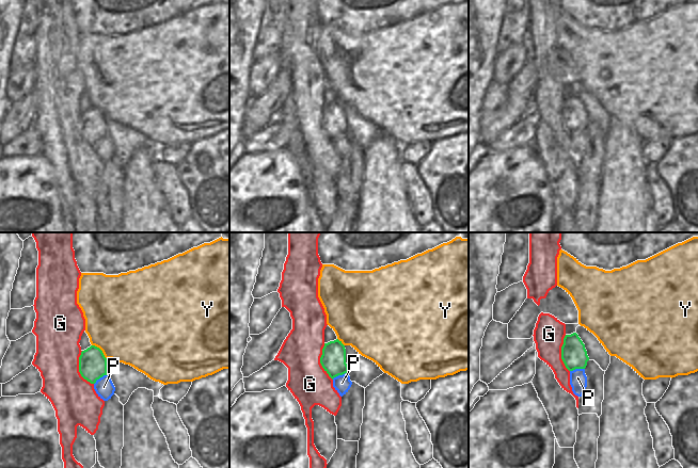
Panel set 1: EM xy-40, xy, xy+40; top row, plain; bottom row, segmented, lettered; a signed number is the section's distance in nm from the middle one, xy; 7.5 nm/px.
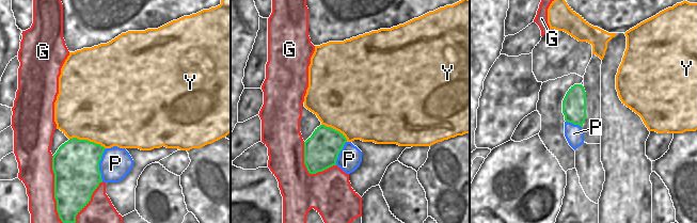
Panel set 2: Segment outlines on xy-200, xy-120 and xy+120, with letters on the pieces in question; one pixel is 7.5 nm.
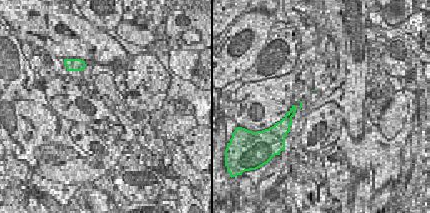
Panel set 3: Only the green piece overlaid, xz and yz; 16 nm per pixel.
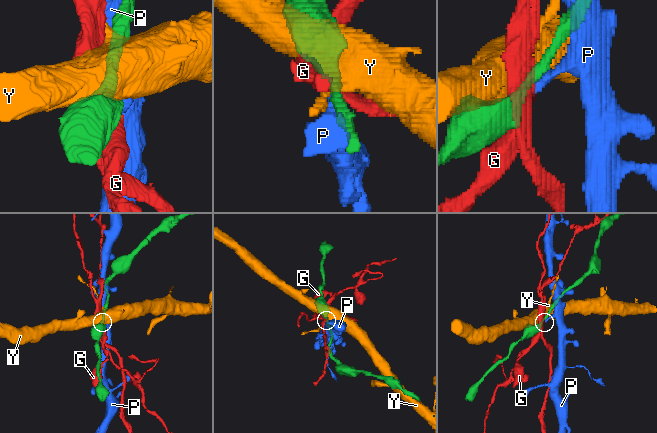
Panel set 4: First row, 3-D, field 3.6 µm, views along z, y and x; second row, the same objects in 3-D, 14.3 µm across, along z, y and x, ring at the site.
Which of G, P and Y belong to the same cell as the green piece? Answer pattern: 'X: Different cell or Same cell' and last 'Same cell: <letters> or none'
G: Different cell
P: Different cell
Y: Different cell
Same cell: none.

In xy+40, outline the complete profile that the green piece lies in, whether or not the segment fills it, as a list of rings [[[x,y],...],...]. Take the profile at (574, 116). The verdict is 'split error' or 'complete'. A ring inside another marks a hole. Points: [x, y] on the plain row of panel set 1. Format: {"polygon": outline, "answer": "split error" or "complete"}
{"polygon": [[[576,94],[565,97],[561,108],[561,120],[569,132],[586,129],[589,118],[585,106]]], "answer": "complete"}

